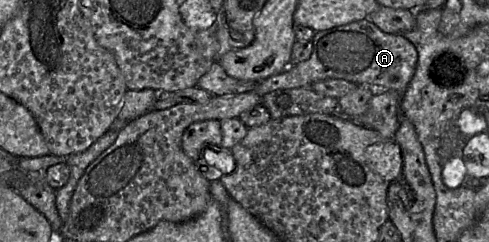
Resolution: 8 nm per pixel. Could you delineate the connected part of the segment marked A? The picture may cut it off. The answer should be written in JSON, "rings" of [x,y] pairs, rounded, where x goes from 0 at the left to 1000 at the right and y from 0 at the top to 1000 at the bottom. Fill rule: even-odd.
{"rings":[[[753,74],[646,132],[638,174],[640,211],[628,248],[530,335],[521,384],[538,401],[560,372],[636,360],[650,335],[699,326],[757,351],[767,372],[806,372],[822,405],[855,260],[853,207],[832,157],[779,128]]]}

